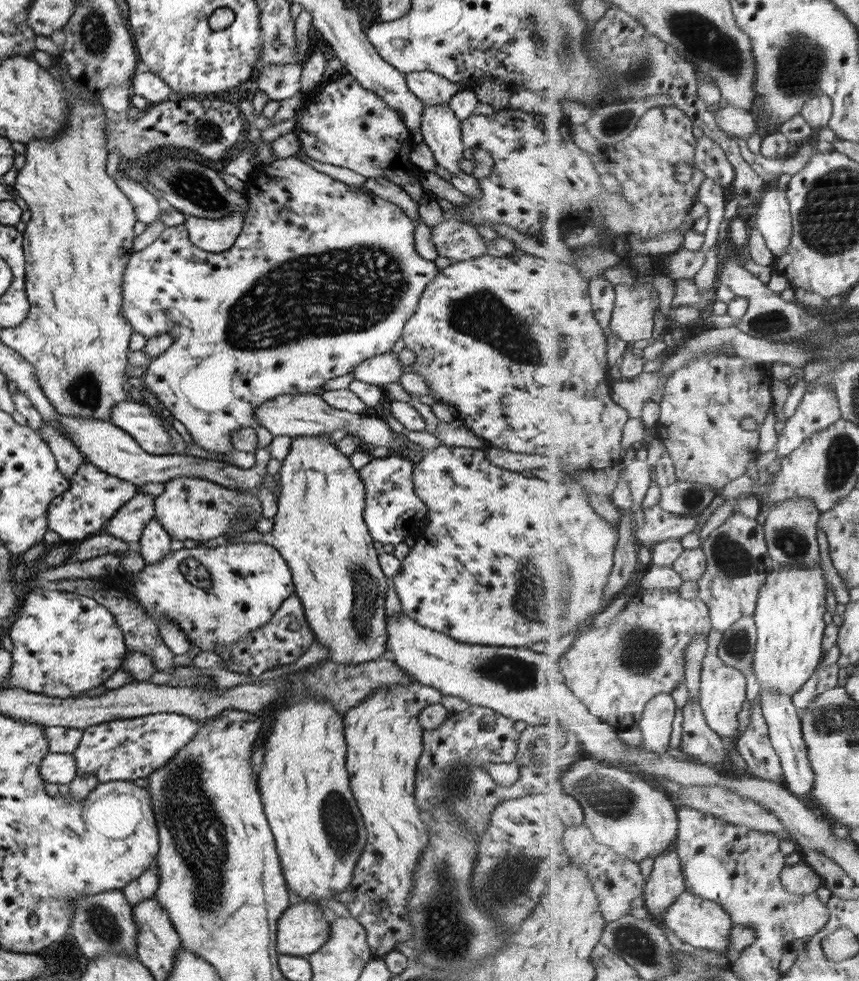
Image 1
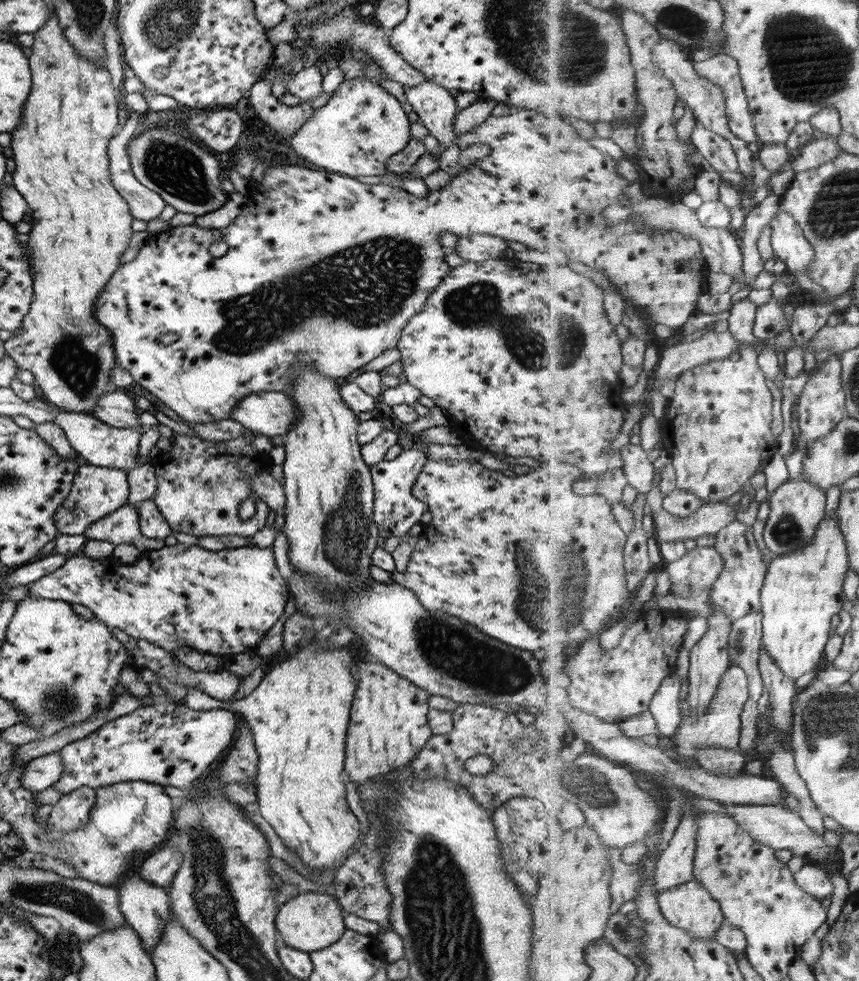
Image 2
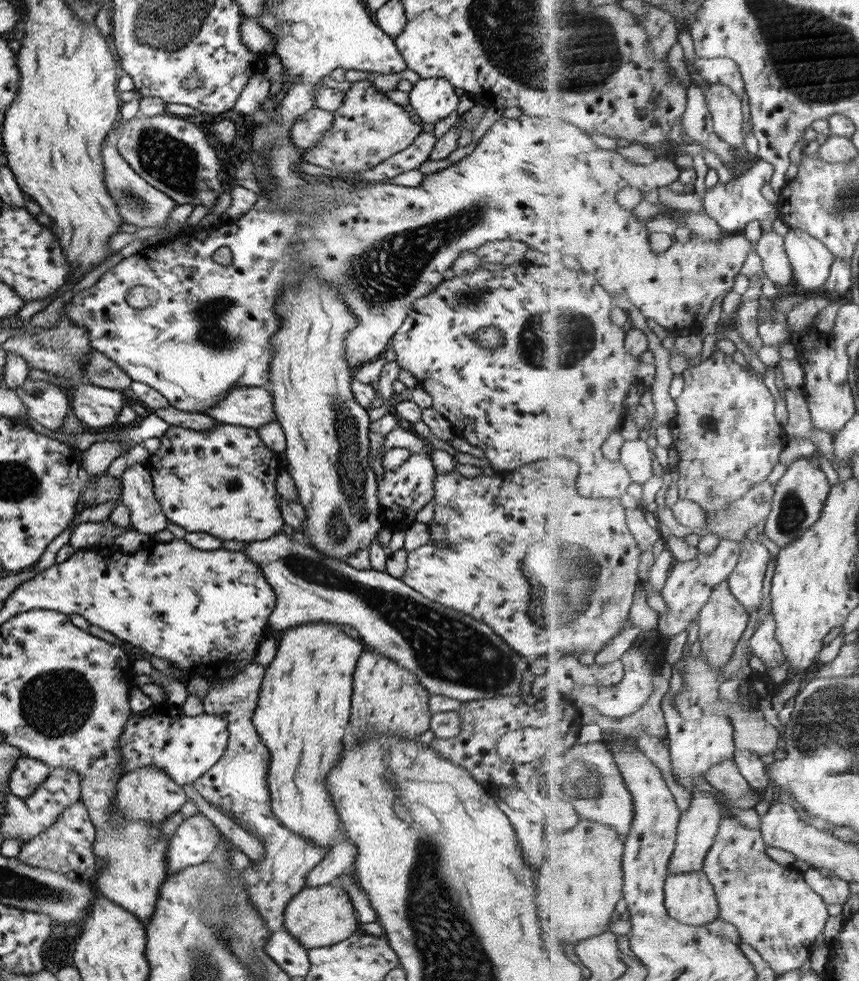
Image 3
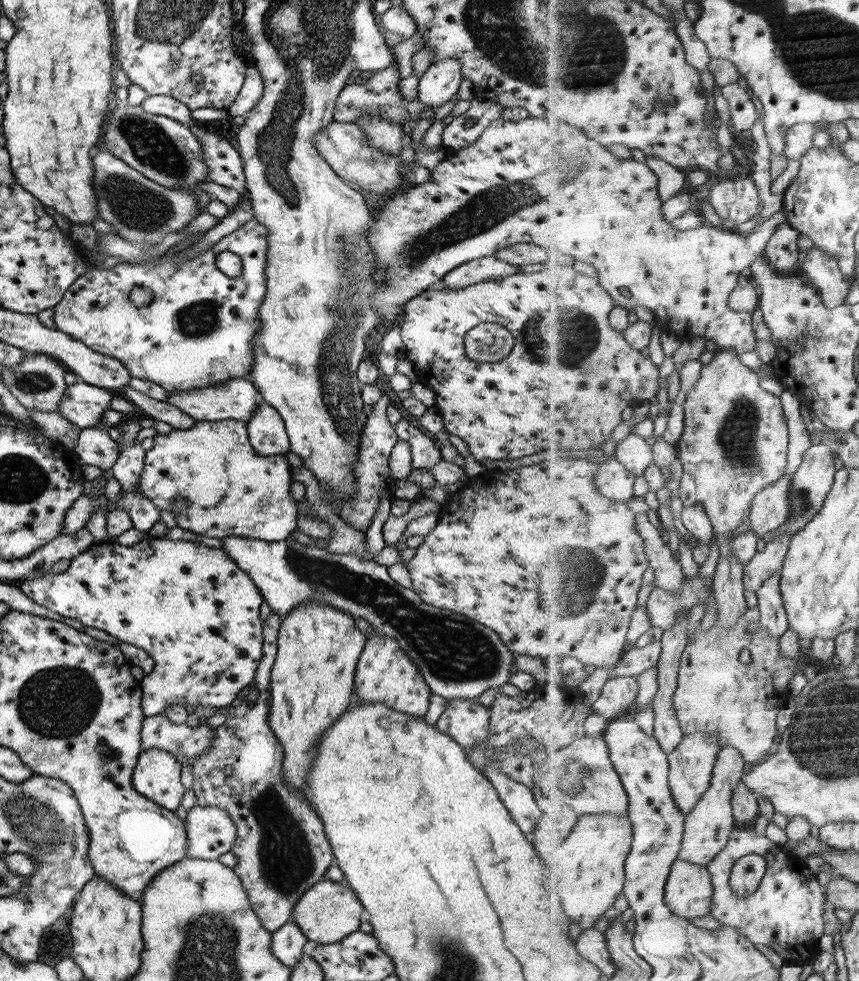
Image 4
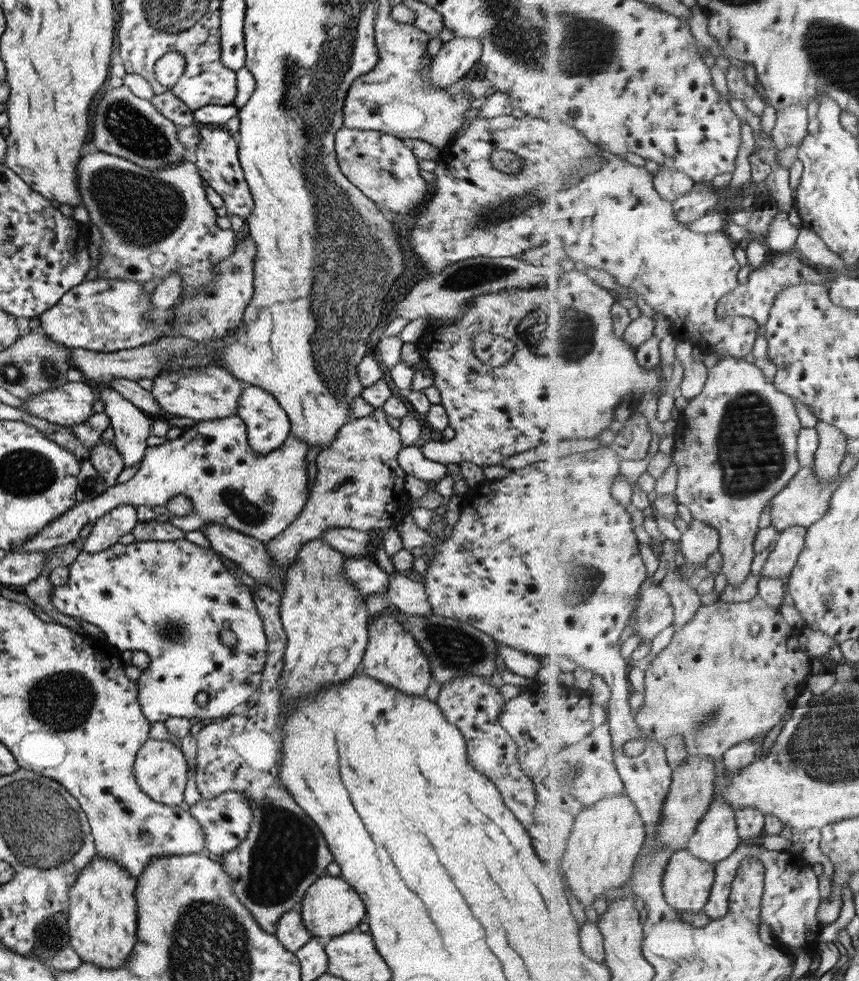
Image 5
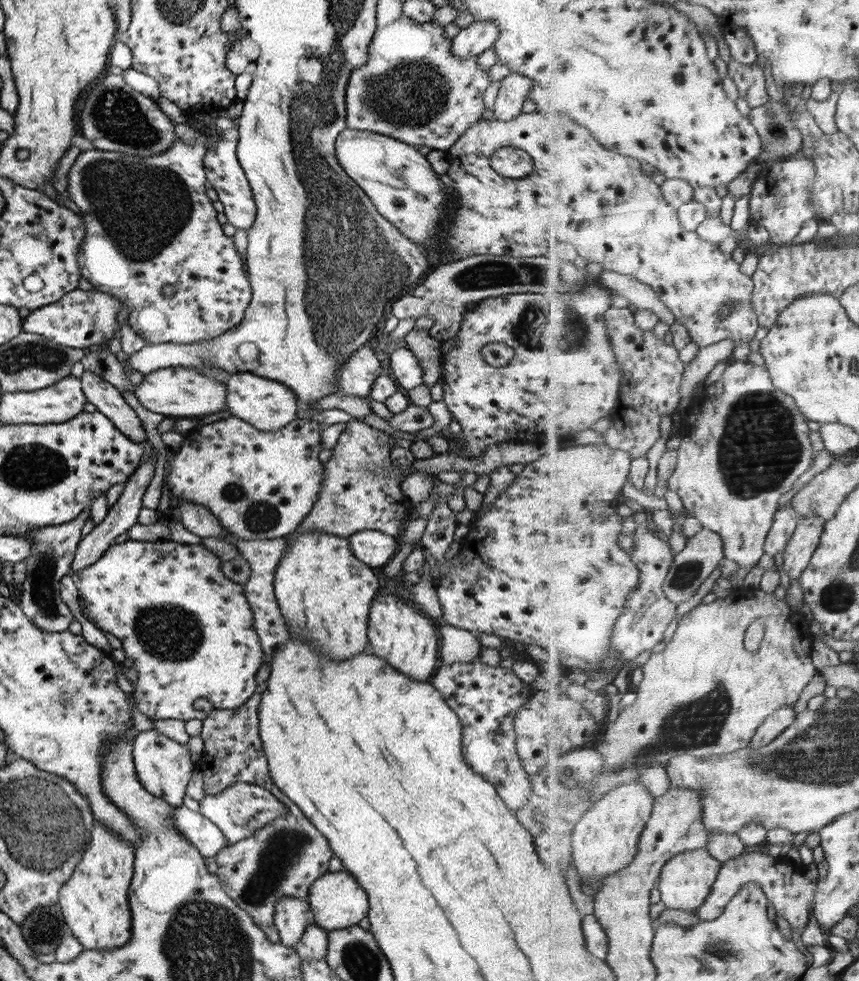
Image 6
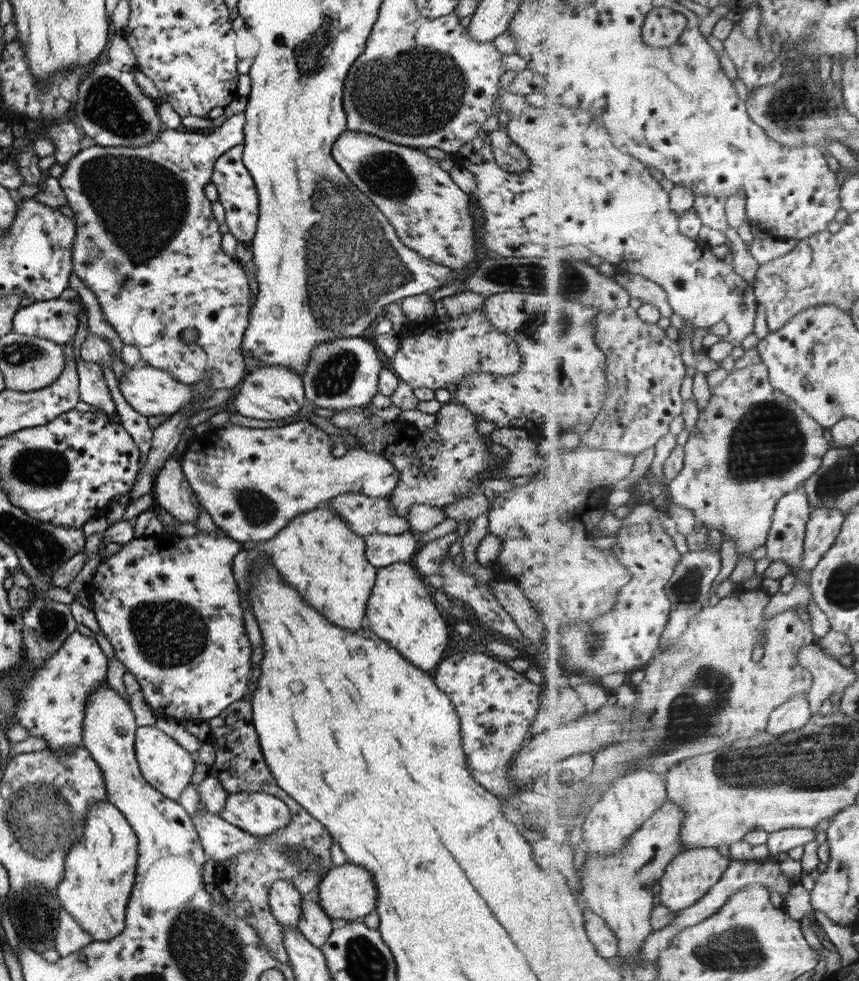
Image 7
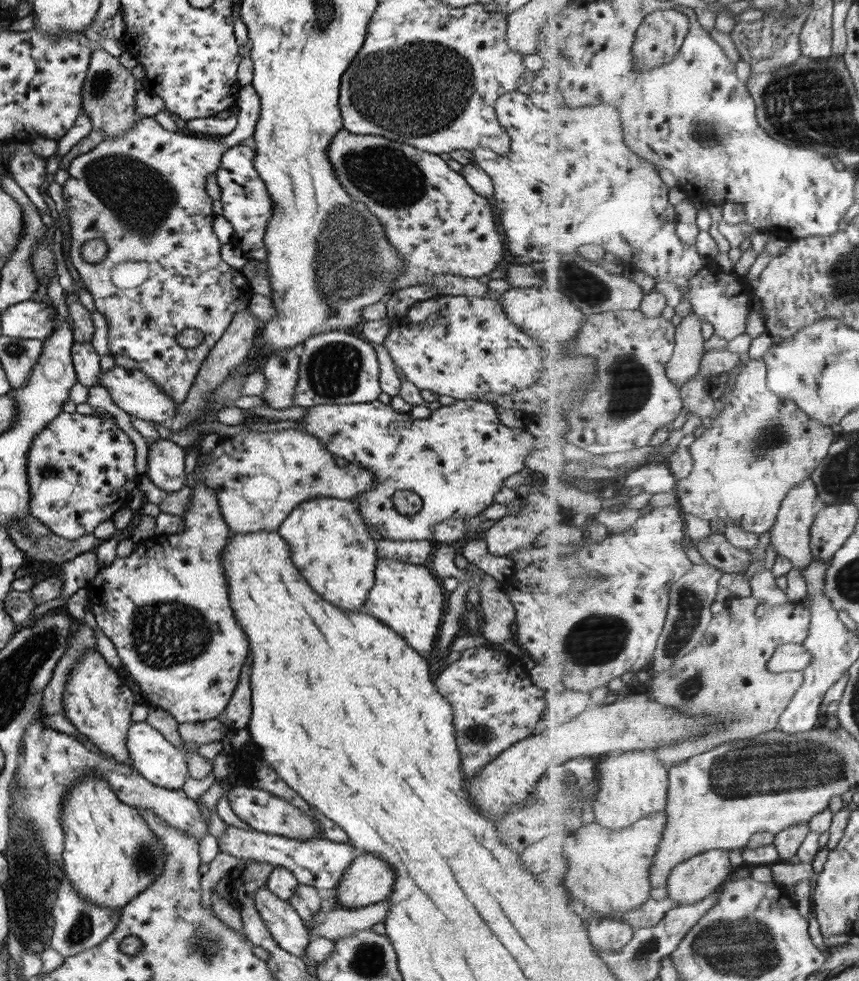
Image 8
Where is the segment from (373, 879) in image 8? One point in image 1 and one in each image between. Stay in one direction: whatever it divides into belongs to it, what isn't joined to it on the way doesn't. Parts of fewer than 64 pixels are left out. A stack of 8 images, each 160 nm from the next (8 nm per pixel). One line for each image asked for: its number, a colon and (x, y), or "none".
1: (301, 929)
2: (308, 922)
3: (321, 916)
4: (328, 911)
5: (330, 907)
6: (336, 902)
7: (346, 893)

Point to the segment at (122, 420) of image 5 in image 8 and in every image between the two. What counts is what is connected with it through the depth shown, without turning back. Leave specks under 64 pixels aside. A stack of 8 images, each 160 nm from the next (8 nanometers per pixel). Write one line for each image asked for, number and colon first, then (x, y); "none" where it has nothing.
6: (108, 401)
7: (92, 389)
8: (84, 359)

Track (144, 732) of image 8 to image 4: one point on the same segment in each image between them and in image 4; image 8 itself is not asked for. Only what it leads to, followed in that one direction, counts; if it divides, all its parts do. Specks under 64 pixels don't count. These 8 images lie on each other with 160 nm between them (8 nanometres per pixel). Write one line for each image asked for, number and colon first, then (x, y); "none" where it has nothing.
4: (156, 774)
5: (159, 768)
6: (162, 766)
7: (164, 765)

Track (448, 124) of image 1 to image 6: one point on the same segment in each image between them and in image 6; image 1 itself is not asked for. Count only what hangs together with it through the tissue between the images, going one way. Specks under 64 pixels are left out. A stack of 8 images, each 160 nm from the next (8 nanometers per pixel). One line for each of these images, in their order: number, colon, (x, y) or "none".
2: (433, 106)
3: (430, 99)
4: (439, 83)
5: (454, 59)
6: (471, 41)

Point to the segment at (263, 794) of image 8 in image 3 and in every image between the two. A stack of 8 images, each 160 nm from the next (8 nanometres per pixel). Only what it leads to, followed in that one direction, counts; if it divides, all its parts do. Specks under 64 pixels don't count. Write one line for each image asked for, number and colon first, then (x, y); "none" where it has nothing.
3: (195, 838)
4: (210, 831)
5: (225, 818)
6: (241, 809)
7: (259, 814)

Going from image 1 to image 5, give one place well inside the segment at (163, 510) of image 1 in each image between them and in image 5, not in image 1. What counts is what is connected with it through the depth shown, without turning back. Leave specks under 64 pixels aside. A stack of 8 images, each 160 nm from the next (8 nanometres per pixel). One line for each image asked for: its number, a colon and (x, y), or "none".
2: (199, 484)
3: (221, 482)
4: (231, 491)
5: (258, 495)

